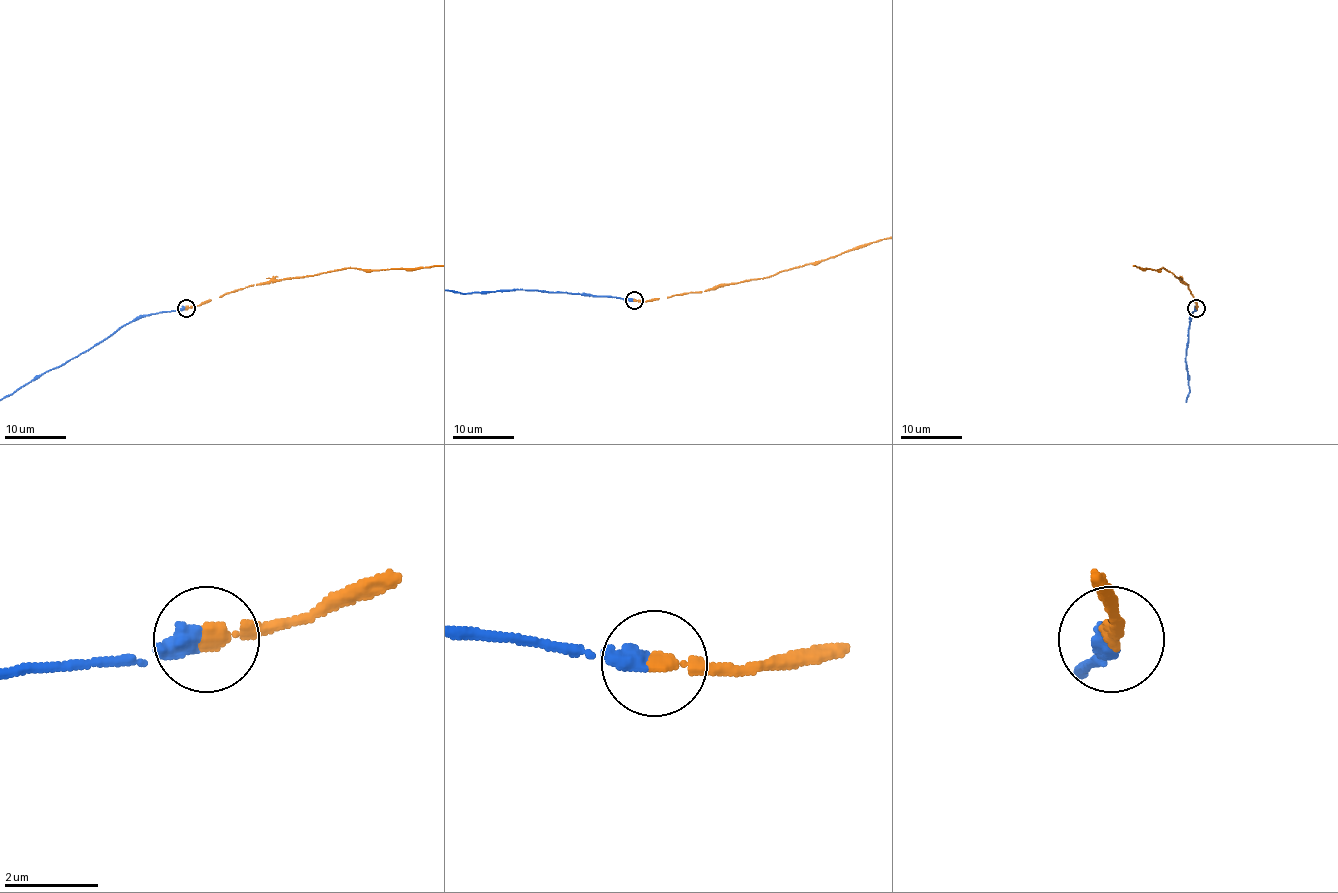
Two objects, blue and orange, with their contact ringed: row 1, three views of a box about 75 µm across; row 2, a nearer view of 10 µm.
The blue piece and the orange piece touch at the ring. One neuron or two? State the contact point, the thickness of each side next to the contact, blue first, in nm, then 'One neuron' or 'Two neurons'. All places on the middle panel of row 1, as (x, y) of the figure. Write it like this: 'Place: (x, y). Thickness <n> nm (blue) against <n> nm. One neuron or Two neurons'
Place: (634, 300). Thickness 440 nm (blue) against 300 nm. One neuron

